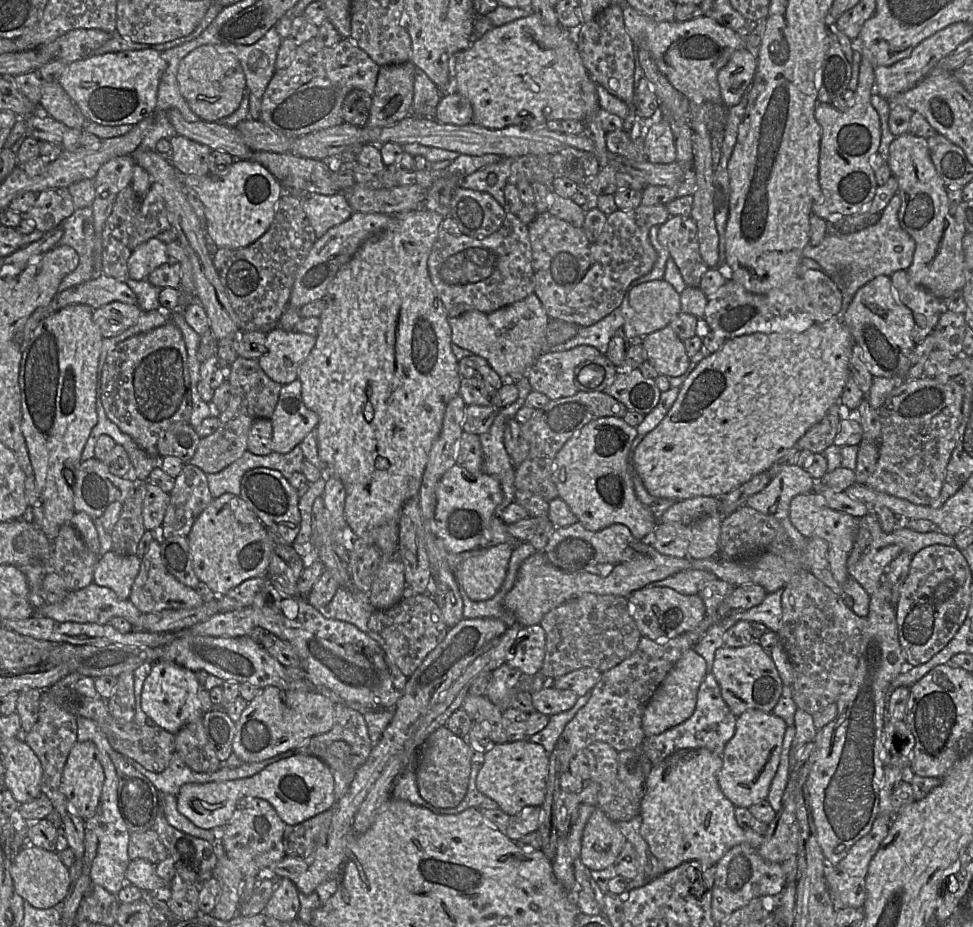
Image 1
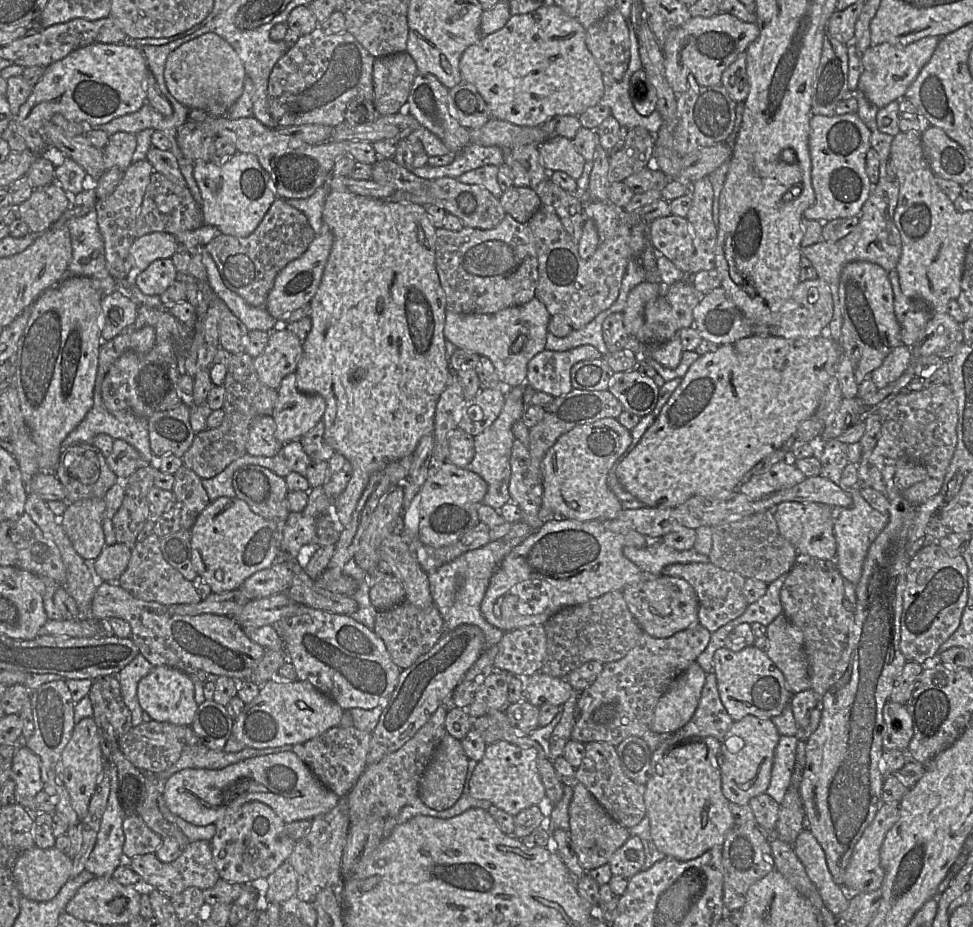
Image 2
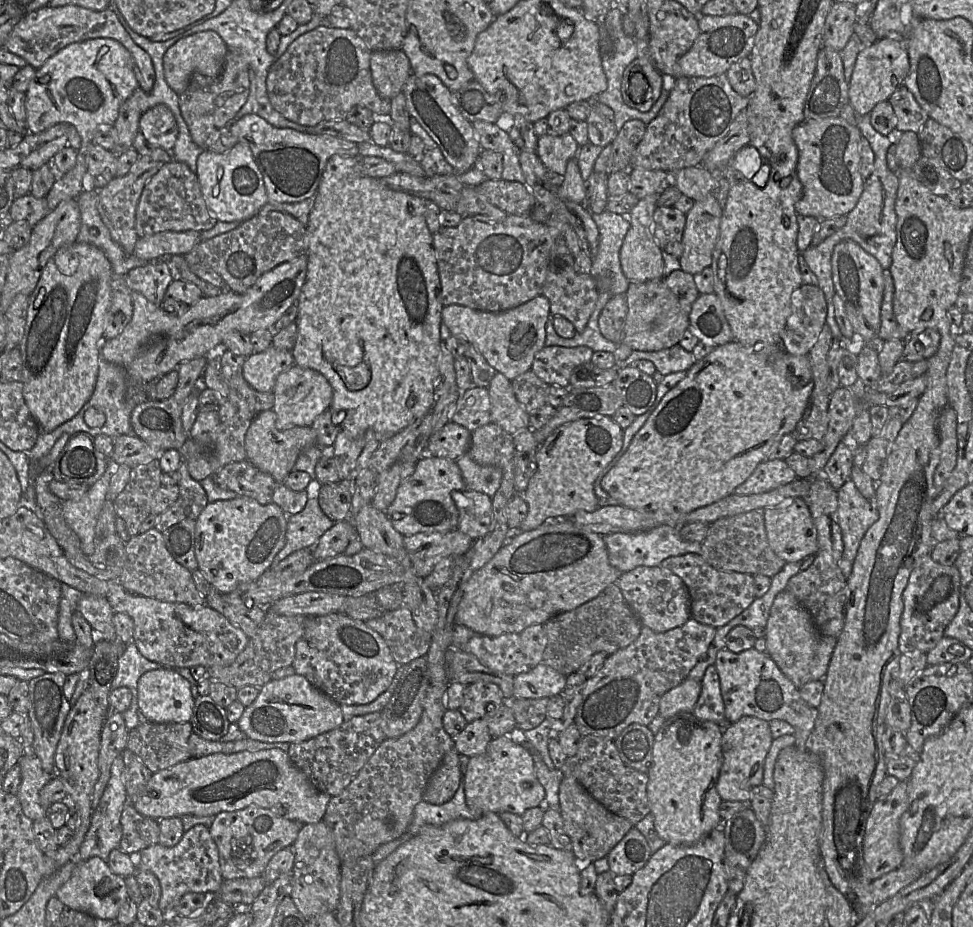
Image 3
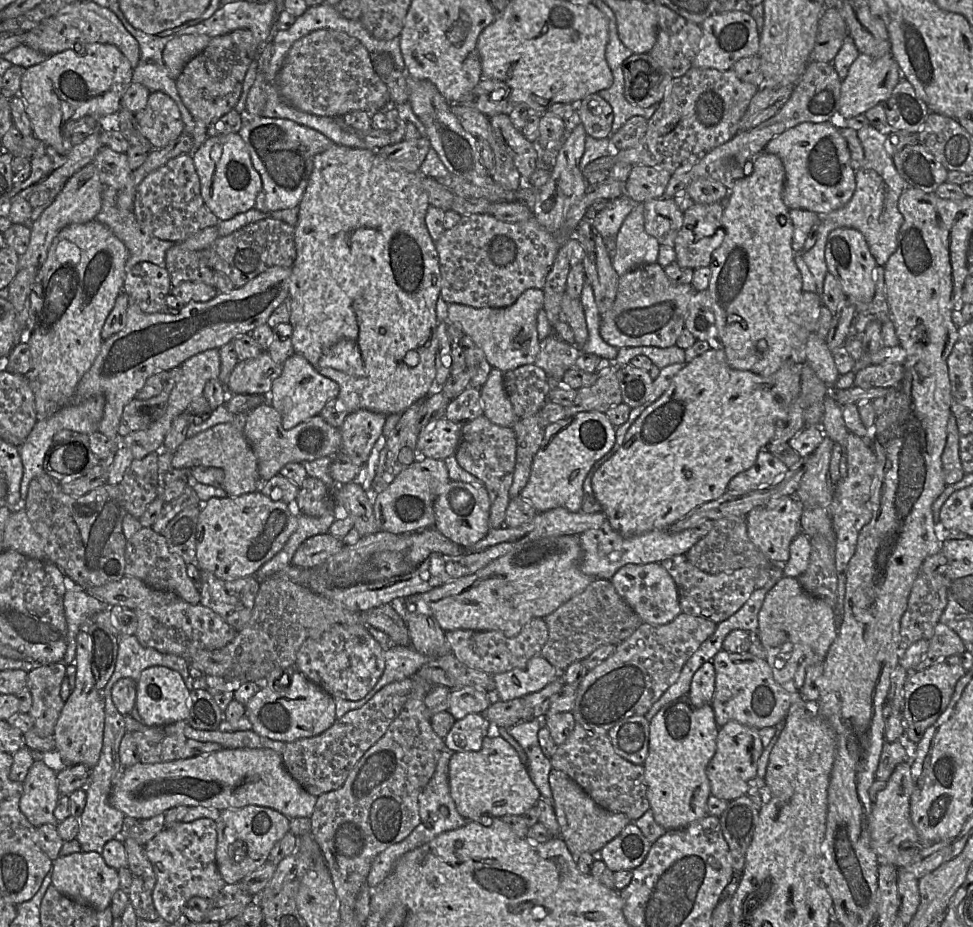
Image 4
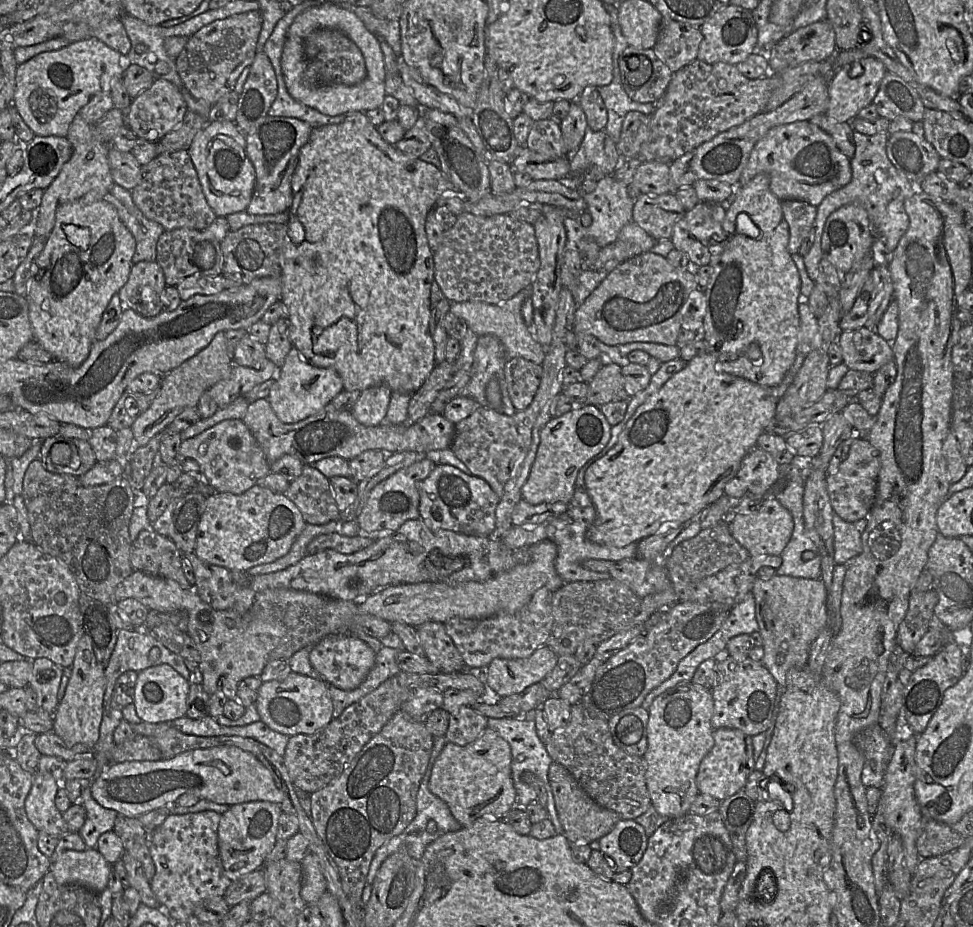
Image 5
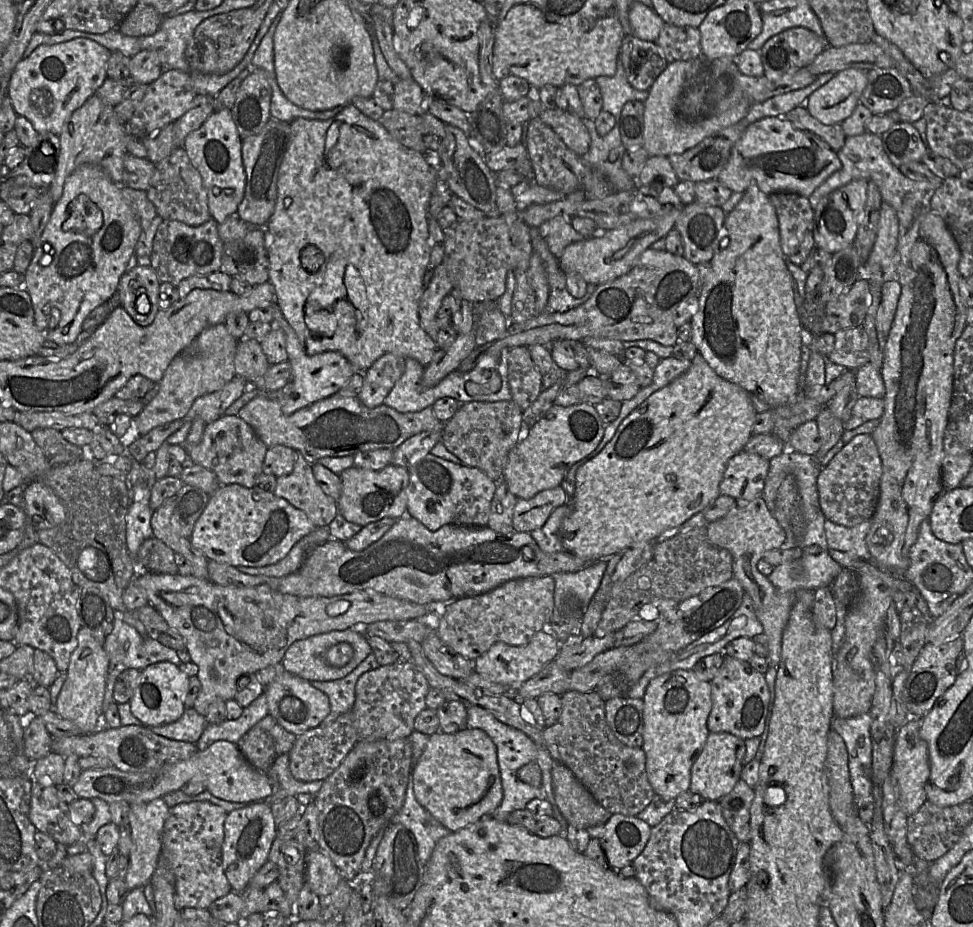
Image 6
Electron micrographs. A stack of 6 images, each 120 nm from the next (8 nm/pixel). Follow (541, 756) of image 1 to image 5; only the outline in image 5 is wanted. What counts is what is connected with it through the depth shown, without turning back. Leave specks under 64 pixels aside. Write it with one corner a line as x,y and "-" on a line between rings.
486,728
472,743
465,746
447,742
436,759
429,779
429,790
443,800
462,827
470,827
477,819
503,819
514,808
516,791
511,774
512,754
509,743
496,731

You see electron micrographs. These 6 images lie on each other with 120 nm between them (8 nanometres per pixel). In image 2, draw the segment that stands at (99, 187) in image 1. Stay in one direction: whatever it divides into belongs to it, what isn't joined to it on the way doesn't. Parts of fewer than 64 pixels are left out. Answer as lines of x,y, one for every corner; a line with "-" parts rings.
116,132
110,135
106,148
103,150
104,165
106,170
118,167
123,171
132,163
137,145
136,134

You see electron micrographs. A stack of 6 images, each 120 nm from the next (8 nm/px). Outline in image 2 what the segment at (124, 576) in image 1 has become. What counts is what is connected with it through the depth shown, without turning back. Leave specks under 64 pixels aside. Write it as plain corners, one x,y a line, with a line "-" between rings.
121,543
105,546
92,564
92,574
97,581
119,585
118,580
126,570
131,558
131,549

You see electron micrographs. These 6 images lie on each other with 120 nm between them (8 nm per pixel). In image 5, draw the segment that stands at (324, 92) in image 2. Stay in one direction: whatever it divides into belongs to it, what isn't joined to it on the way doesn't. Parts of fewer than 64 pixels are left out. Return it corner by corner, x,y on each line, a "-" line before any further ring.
318,29
304,41
305,80
312,84
343,84
352,86
366,78
367,70
359,47
345,34
335,29

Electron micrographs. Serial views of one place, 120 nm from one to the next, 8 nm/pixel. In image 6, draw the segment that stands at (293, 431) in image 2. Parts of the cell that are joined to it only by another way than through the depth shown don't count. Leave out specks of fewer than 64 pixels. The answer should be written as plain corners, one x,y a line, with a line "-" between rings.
282,312
278,314
278,319
274,319
272,324
275,327
281,328
285,333
288,361
292,369
291,382
286,386
288,389
291,388
291,396
290,398
283,400
281,405
284,415
291,415
319,400
336,394
355,374
356,370
354,367
339,352
328,351
313,356
307,355
300,344
296,333
284,318

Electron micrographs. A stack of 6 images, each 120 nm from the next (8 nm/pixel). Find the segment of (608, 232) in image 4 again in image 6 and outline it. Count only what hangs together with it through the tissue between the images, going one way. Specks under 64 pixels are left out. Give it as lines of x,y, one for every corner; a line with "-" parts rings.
559,215
538,227
550,252
558,259
568,245
587,239
573,228
571,219
571,217

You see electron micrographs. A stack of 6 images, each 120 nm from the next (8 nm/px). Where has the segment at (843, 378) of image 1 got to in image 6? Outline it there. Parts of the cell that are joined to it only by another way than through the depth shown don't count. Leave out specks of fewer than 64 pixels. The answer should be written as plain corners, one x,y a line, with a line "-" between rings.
699,354
692,361
690,368
670,382
668,385
651,394
643,403
634,409
619,425
613,438
592,459
581,465
575,475
576,488
568,501
570,513
562,520
559,537
563,551
572,553
585,561
596,562
606,559
616,552
638,542
656,542
673,528
680,527
693,515
702,510
721,495
719,485
723,479
724,471
730,458
744,450
745,445
753,436
752,429
757,411
751,400
749,392
740,386
731,383
720,376
709,366
707,361

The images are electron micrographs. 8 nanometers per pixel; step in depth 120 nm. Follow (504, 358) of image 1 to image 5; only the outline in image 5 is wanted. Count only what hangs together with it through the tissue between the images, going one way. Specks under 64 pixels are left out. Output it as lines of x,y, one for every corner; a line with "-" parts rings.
525,288
509,300
489,304
484,302
451,302
450,312
463,321
478,336
492,335
501,342
507,359
521,357
542,365
546,352
535,339
522,315
524,303
531,297
531,289

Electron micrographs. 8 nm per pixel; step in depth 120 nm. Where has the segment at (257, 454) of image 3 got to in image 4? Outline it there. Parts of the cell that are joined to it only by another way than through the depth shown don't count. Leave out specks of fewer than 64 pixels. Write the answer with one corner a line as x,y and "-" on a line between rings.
268,396
268,401
264,402
260,405
258,405
257,407
255,407
254,409
252,409
248,416
247,416
247,420
246,420
246,424
243,430
243,434
246,438
246,440
248,441
249,445
251,446
256,458
257,458
257,462
258,462
258,472
259,475
261,477
262,482
266,482
269,479
271,479
272,477
274,477
275,475
279,474
279,471
288,463
302,463
305,461
313,461
322,457
333,457
334,455
336,455
337,453
339,453
341,451
341,432
340,429
335,428
331,425
329,425
327,422
325,422
325,420
319,415
316,415
314,417
312,417
311,419
302,422
300,424
298,424
297,426
293,427
290,430
285,430
282,427
281,424
281,416
279,414
279,412
269,403
269,396

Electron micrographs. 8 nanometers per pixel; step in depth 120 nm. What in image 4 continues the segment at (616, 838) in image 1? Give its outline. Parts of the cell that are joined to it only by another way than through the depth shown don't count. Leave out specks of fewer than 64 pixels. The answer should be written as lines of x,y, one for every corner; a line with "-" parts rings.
552,768
549,784
552,791
551,804
560,826
560,837
575,857
585,852
600,851
631,822
624,813
610,812
597,805
573,779
561,770

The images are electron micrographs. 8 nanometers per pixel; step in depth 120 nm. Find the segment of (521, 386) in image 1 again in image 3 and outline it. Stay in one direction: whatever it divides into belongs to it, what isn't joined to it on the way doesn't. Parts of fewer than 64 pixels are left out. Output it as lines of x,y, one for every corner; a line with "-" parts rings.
468,453
455,460
460,468
466,489
493,497
502,481
502,470
495,466
480,465

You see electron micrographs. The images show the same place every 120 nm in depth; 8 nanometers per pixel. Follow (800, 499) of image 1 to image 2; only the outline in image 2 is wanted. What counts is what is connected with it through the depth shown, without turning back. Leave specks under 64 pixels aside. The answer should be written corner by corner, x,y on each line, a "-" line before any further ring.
787,501
773,510
778,529
797,550
821,560
833,561
837,555
837,542
834,534
834,509
829,505
815,502

